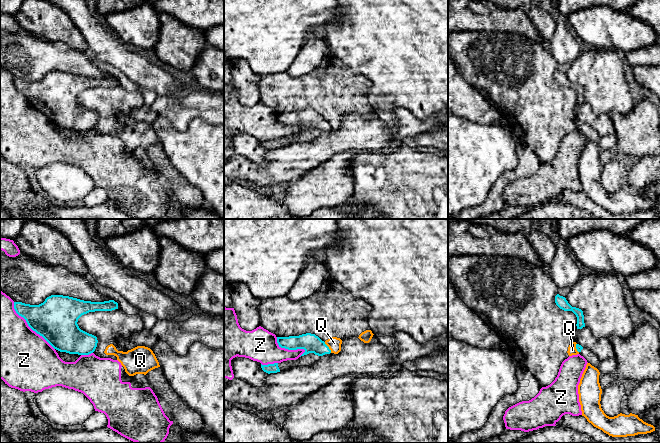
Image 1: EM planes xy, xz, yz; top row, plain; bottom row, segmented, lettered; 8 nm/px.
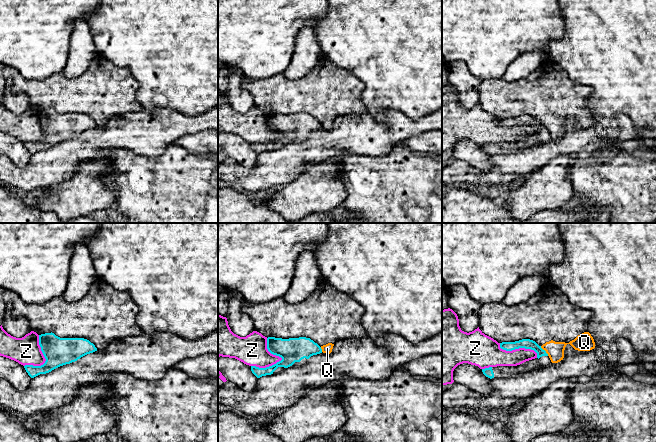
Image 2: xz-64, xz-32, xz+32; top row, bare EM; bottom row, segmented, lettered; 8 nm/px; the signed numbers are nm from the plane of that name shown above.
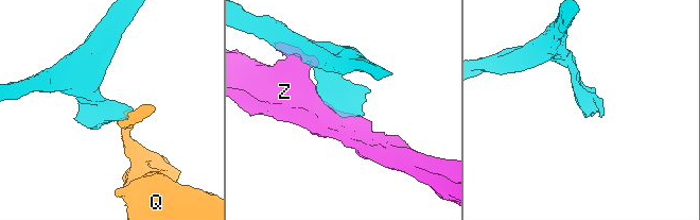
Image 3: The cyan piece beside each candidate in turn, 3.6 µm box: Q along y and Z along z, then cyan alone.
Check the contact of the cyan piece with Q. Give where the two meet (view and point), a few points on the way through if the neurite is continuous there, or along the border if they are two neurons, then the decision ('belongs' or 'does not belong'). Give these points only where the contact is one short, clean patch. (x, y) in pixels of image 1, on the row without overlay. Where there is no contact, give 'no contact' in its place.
meets cyan in xz at (328, 123); border along xz (324, 118), (331, 128); does not belong

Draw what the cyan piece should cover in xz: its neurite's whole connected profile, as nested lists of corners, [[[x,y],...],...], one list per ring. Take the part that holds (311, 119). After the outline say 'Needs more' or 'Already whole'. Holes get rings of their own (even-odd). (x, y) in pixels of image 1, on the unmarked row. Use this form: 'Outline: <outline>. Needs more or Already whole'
Outline: [[[311,109],[299,112],[277,113],[279,123],[288,126],[304,125],[305,128],[296,136],[287,136],[281,139],[262,141],[264,148],[277,149],[288,146],[292,143],[309,142],[320,136],[325,130],[330,130],[331,126],[318,112]]]. Needs more

